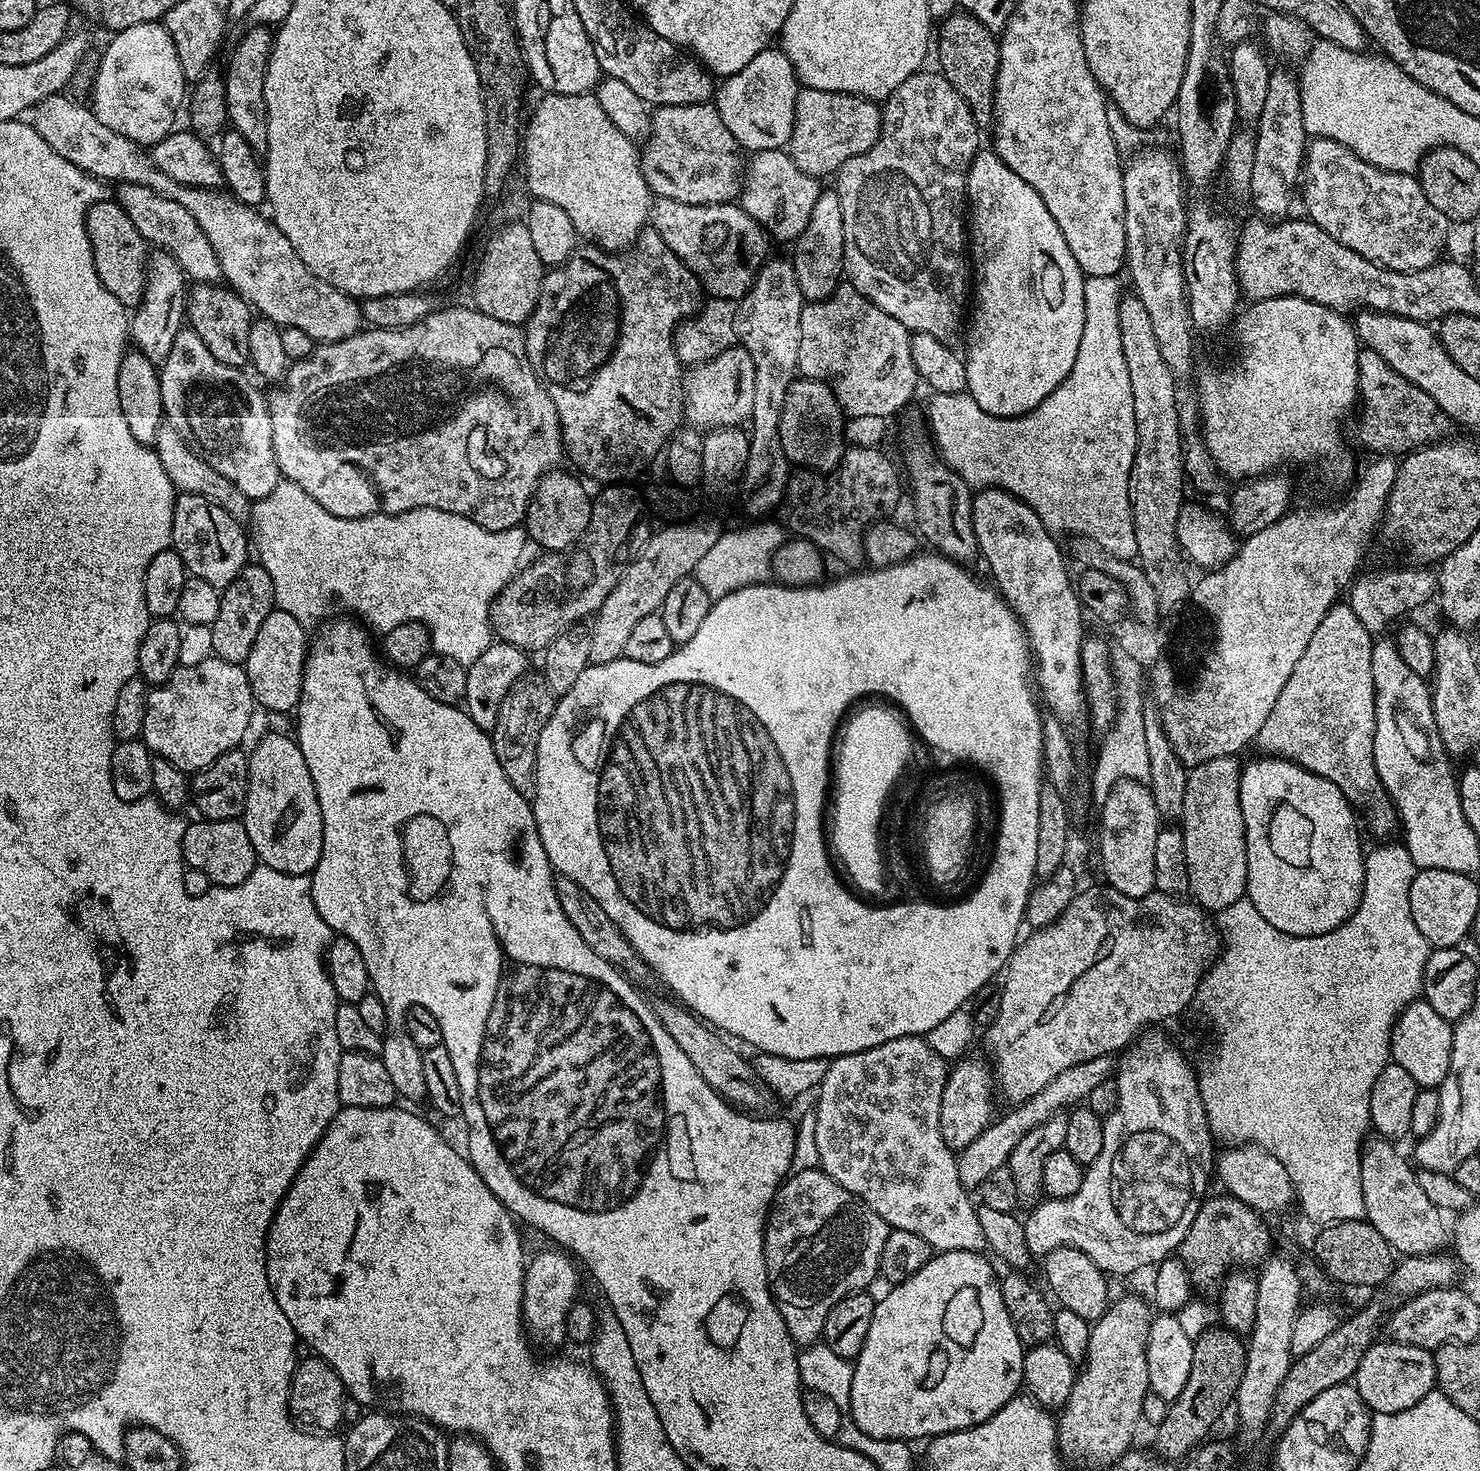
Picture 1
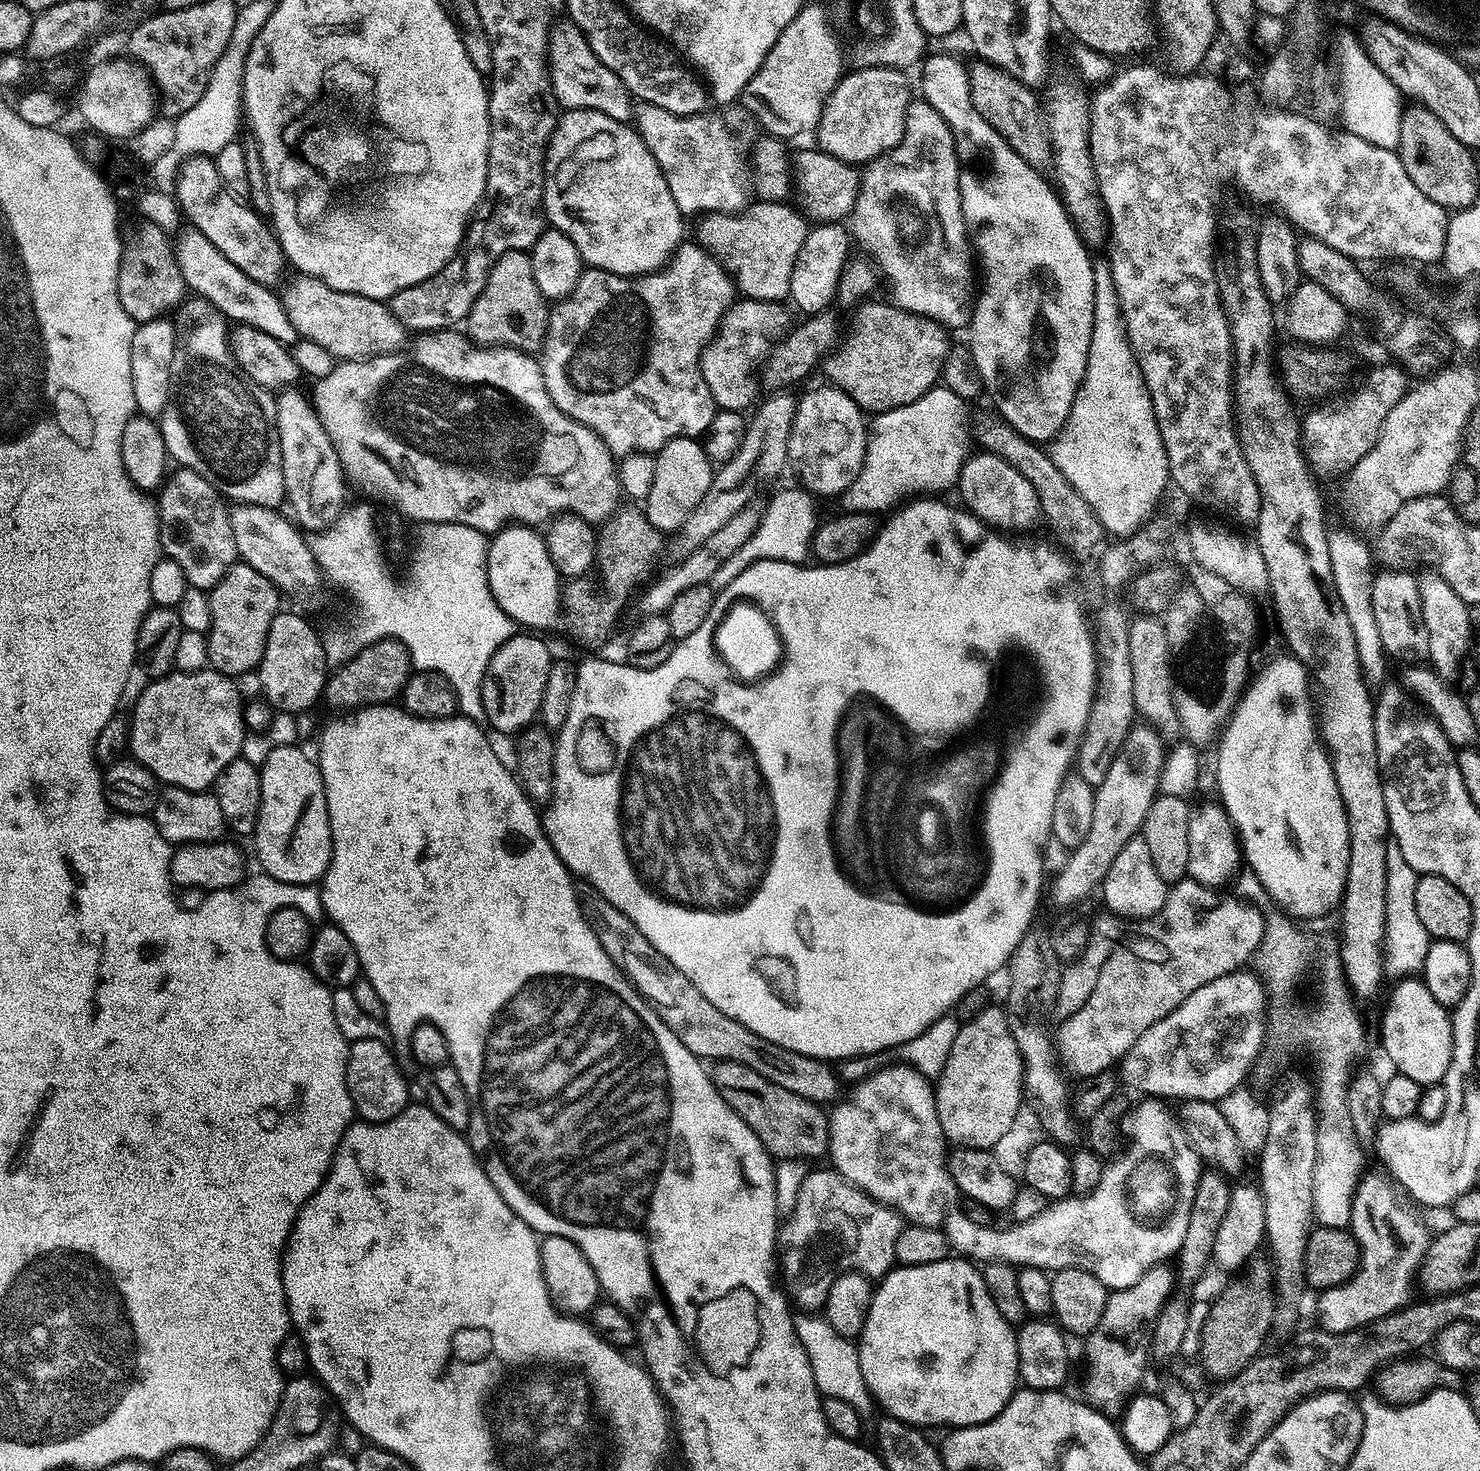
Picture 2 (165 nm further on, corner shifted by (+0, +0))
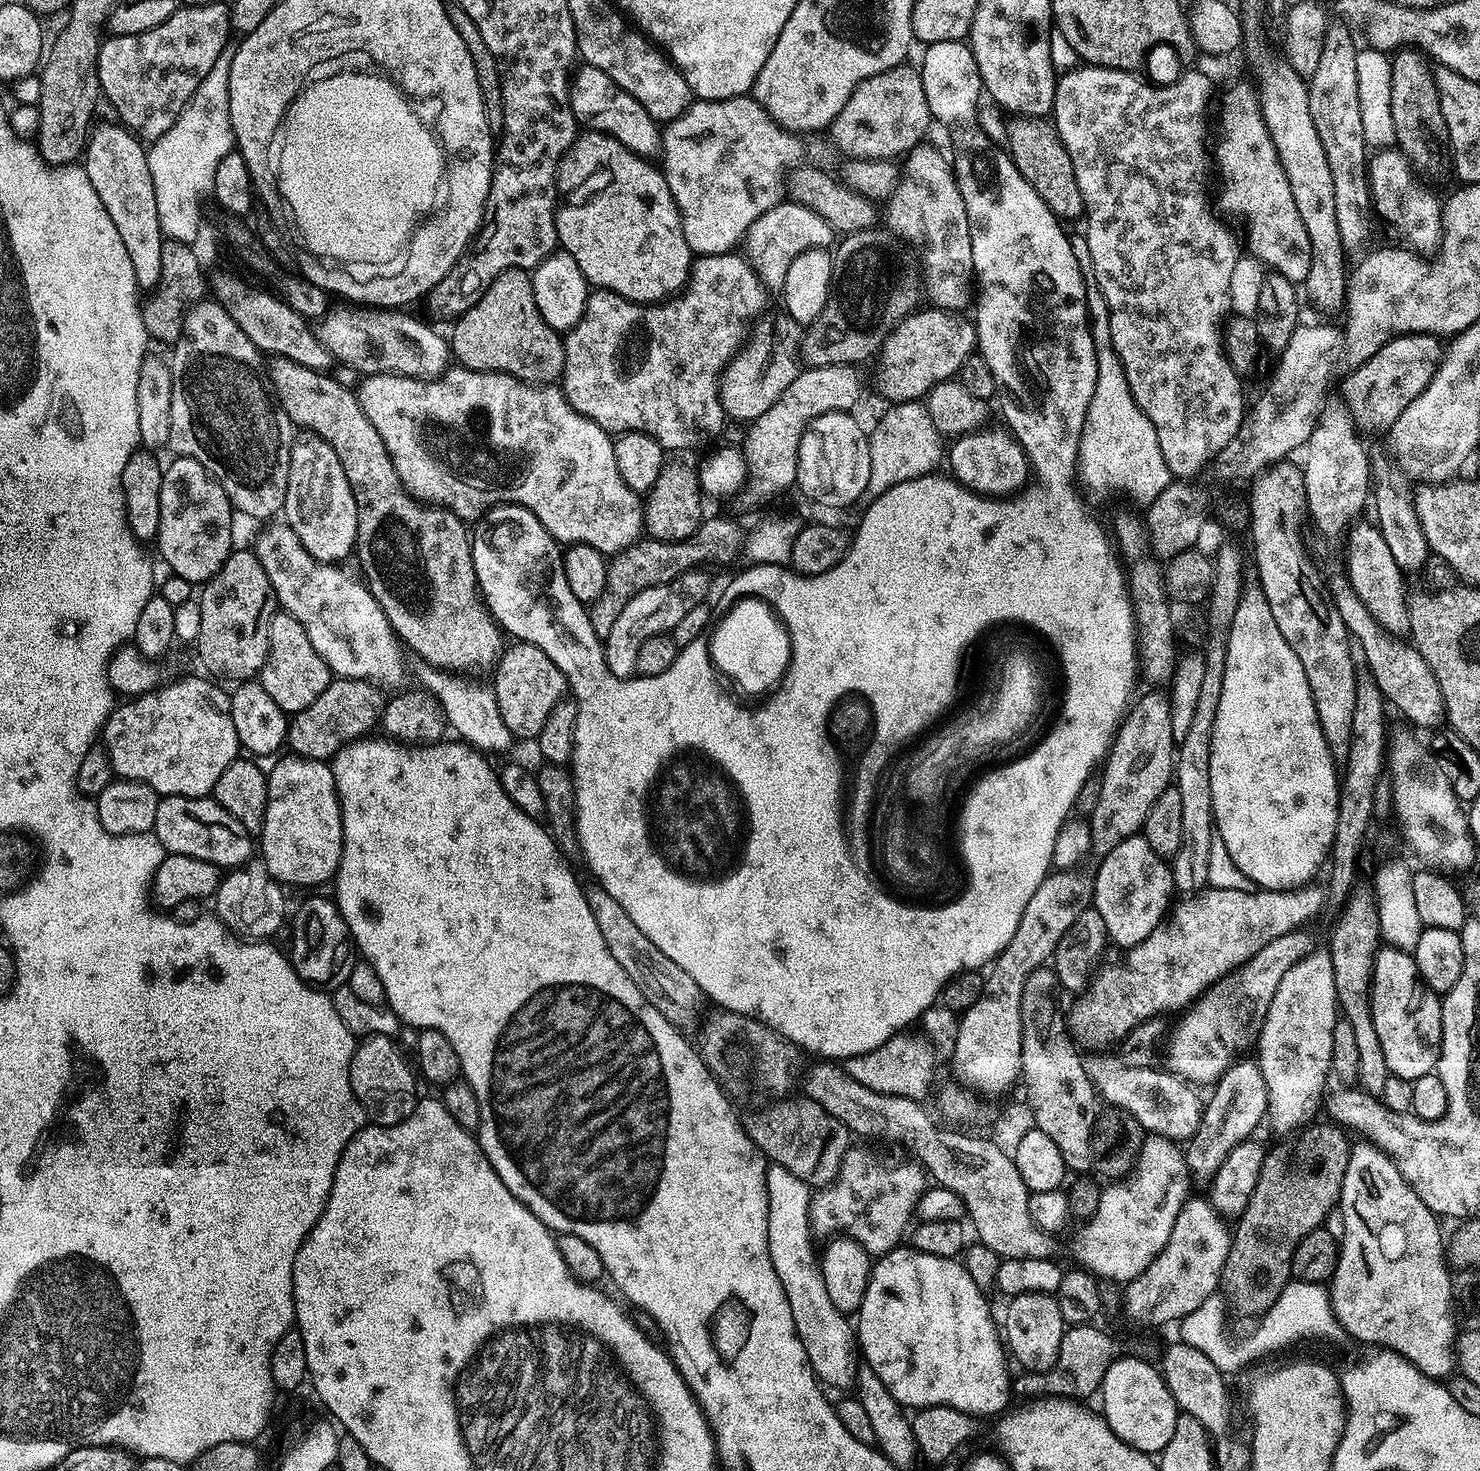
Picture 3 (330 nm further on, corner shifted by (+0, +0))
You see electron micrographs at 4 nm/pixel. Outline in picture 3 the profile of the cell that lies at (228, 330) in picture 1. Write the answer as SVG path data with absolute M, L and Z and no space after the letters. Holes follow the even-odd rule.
M273 356L267 361L266 367L268 377L272 379L272 391L283 415L292 419L297 429L312 428L311 435L325 440L346 470L350 490L358 506L358 534L354 556L355 559L360 559L362 579L370 594L374 594L378 606L382 606L397 637L409 649L412 647L433 669L449 674L491 673L500 659L502 629L493 620L492 613L476 587L469 525L459 520L449 508L421 502L405 488L398 478L398 470L394 470L394 462L378 430L374 430L374 422L366 418L359 395L353 389L338 386L335 375L315 372L298 362L290 362L290 358Z

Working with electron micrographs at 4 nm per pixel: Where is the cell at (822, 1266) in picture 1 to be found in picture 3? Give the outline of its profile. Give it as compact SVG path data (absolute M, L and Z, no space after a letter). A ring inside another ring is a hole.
M849 1147L846 1158L843 1159L840 1173L835 1183L813 1191L808 1216L817 1229L825 1228L828 1234L844 1233L857 1240L873 1257L879 1258L905 1239L911 1220L916 1211L916 1203L930 1187L930 1177L919 1163L911 1159L900 1160L895 1164L892 1160L883 1160L876 1152L868 1148Z

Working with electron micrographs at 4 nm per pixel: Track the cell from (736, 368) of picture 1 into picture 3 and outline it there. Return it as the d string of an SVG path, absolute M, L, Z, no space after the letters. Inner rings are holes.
M877 226L869 228L866 232L850 232L843 237L844 240L840 245L835 245L832 252L832 287L834 291L831 293L826 306L822 306L822 314L818 314L818 318L812 324L807 325L804 338L802 341L802 356L811 367L821 368L822 366L834 366L835 364L850 364L853 366L863 365L863 360L868 360L877 355L883 348L886 338L893 332L902 321L911 316L913 312L921 307L922 301L926 296L926 285L924 282L924 273L922 271L922 260L919 255L904 240L891 230L885 230L883 227Z

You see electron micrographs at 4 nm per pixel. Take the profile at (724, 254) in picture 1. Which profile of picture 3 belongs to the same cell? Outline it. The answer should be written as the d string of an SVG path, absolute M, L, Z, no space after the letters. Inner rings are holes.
M781 202L766 210L766 214L762 214L758 222L750 226L742 241L742 252L765 288L780 290L783 289L786 274L790 271L790 262L794 262L794 258L815 248L827 249L833 243L832 239L834 240L832 227L827 220L814 214L814 210L795 202Z

